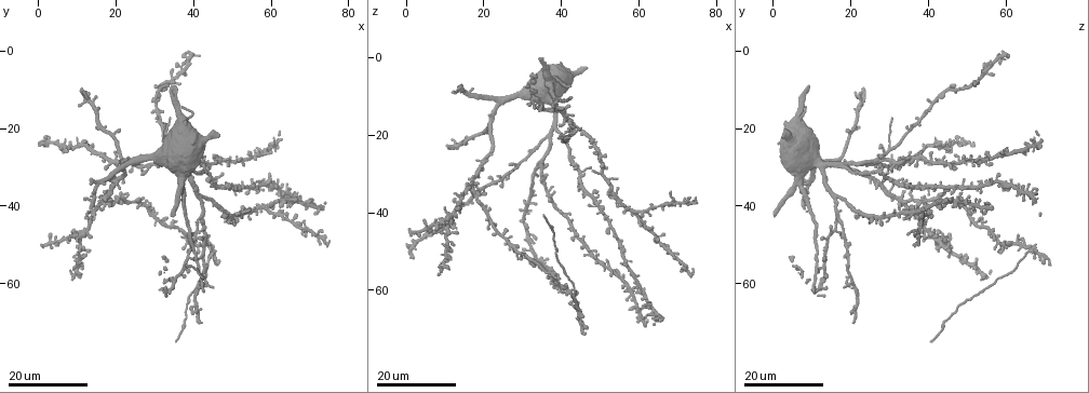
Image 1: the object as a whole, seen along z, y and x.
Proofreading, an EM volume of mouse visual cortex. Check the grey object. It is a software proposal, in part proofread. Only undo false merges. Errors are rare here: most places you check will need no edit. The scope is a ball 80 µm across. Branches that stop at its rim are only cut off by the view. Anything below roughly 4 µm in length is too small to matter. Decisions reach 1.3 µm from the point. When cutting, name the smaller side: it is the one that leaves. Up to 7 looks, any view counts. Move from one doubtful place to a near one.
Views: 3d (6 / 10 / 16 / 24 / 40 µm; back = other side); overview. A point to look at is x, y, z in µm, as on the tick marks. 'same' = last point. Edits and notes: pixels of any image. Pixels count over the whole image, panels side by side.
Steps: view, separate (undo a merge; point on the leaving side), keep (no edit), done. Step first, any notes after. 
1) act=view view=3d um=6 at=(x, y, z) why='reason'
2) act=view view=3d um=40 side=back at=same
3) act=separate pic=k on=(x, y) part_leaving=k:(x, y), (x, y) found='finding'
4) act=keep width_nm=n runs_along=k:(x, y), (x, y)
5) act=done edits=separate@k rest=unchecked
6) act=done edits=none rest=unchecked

act=view view=3d um=24 at=(34.5, 28.0, 27.0) why='looks like a crossing'

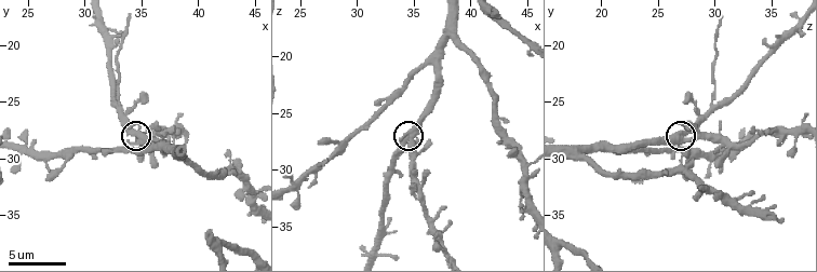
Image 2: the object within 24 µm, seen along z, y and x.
act=view view=3d um=10 at=(34.2, 27.8, 27.2)

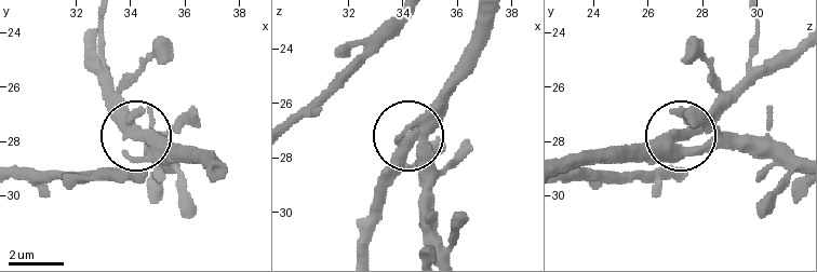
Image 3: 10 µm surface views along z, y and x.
act=keep side_arm_um=51 arms=5 found='all the same neuron'

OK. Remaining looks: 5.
act=view view=3d um=16 at=(44.5, 52.0, 66.0)

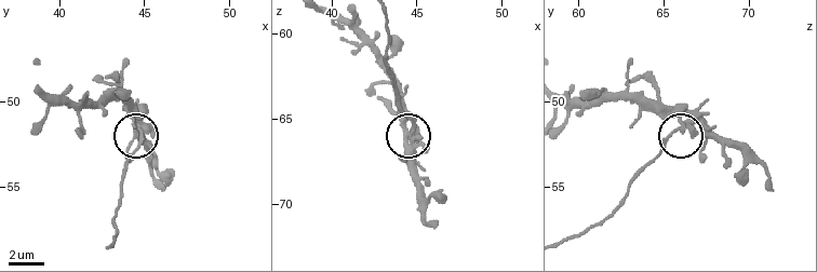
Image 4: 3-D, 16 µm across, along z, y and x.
act=view view=3d um=10 at=(45.1, 51.5, 66.0)

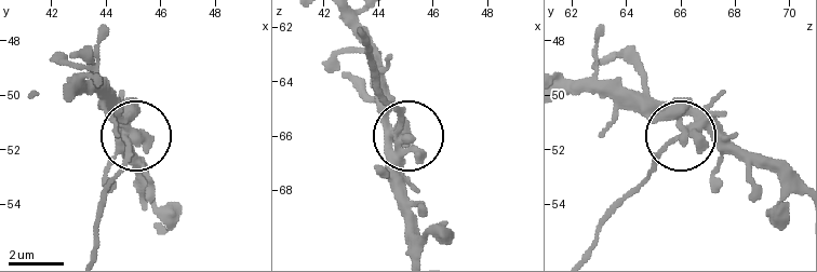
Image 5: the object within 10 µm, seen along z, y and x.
act=keep runs_along=5:(563, 96), (626, 96), (688, 138), (710, 131), (757, 152) found='all the same neuron'

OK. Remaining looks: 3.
act=view view=3d um=24 at=(42.0, 43.5, 16.5)

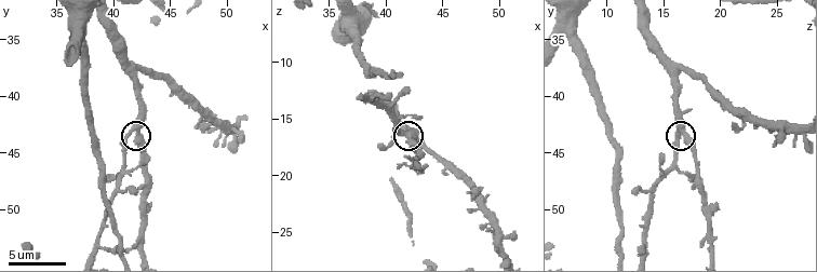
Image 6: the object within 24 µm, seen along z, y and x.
act=view view=3d um=10 at=(41.6, 43.0, 16.4)

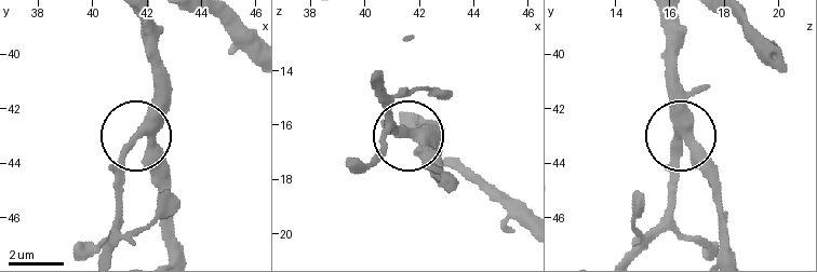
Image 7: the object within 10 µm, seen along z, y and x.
act=keep width_nm=360 runs_along=7:(144, 21), (153, 105), (137, 132), (164, 178) found='one neuron here'

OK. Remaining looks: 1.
act=view view=3d um=10 at=(36.6, 34.6, 6.0)

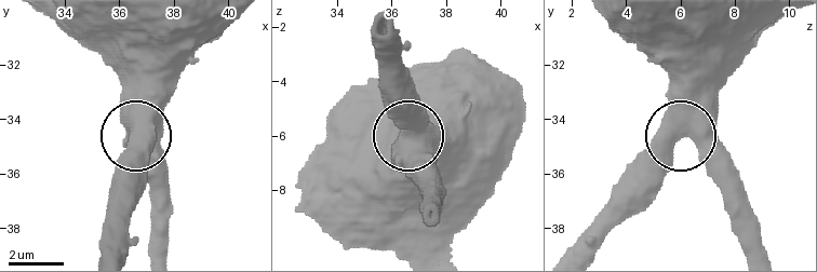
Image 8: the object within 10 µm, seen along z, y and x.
act=keep arms=3 runs_along=8:(478, 91), (447, 121), (411, 131), (415, 86) found='continuous, no second neuron'

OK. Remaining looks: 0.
act=done edits=none rest=unchecked

